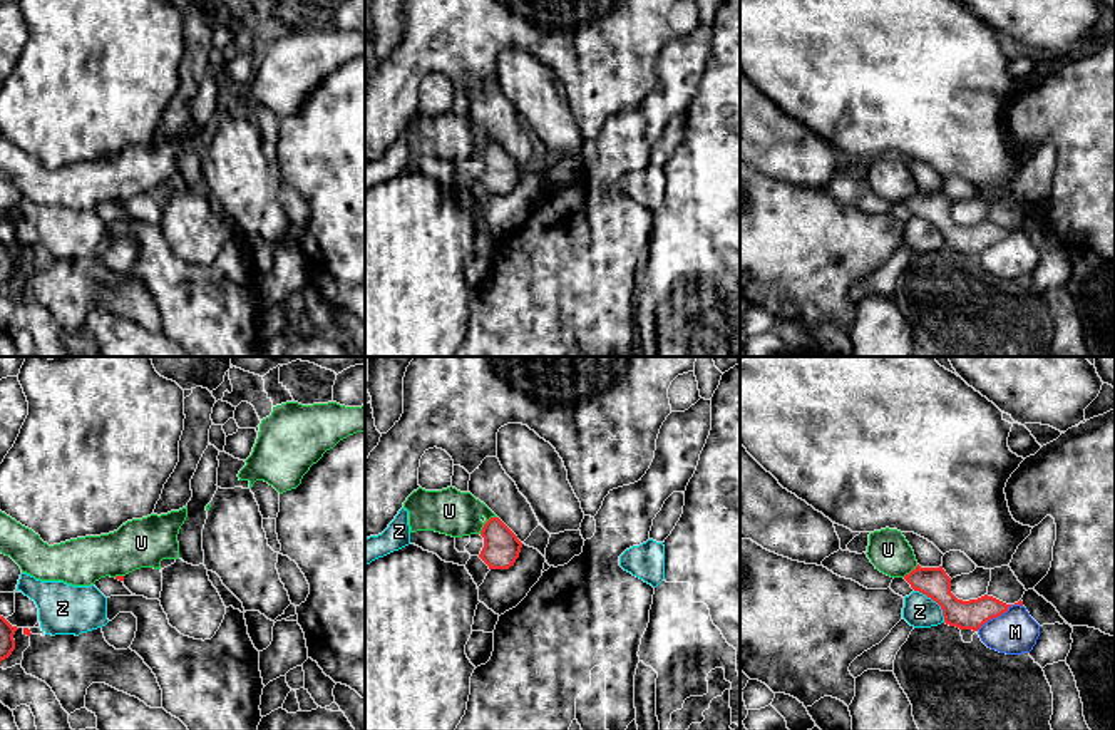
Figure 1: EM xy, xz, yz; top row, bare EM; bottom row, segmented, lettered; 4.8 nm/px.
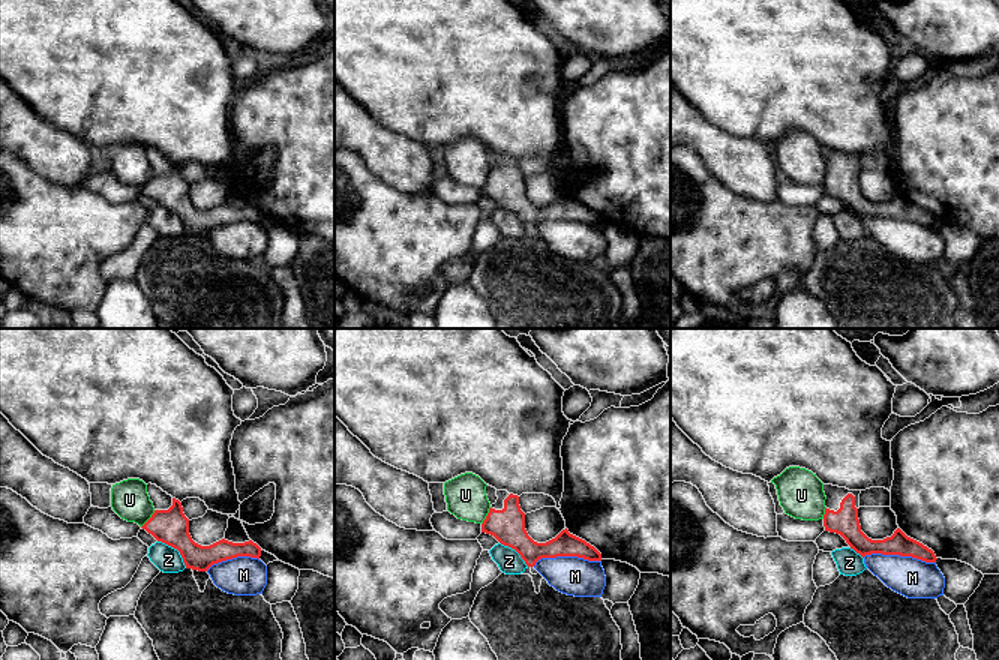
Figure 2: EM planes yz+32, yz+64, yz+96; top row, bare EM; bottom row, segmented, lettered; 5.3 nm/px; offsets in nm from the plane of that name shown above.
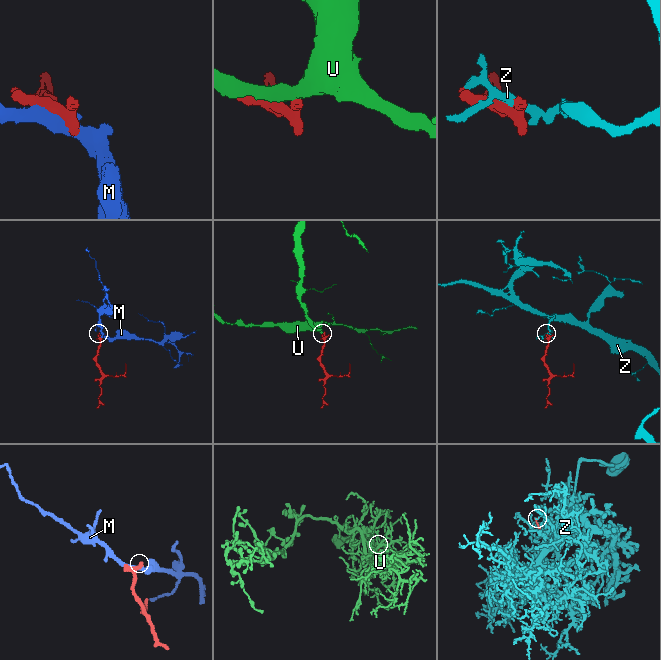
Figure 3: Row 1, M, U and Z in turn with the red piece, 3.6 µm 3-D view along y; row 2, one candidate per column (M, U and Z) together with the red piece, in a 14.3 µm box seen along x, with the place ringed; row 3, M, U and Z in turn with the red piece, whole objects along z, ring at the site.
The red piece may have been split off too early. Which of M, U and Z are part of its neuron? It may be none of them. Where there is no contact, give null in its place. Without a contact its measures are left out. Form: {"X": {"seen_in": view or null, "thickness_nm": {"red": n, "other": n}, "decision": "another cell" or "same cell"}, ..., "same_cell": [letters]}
{"M": {"seen_in": "yz", "thickness_nm": {"red": 140, "other": 220}, "decision": "another cell"}, "U": {"seen_in": "xz", "thickness_nm": {"red": 180, "other": 220}, "decision": "another cell"}, "Z": {"seen_in": "yz", "thickness_nm": {"red": 150, "other": 160}, "decision": "another cell"}, "same_cell": []}

